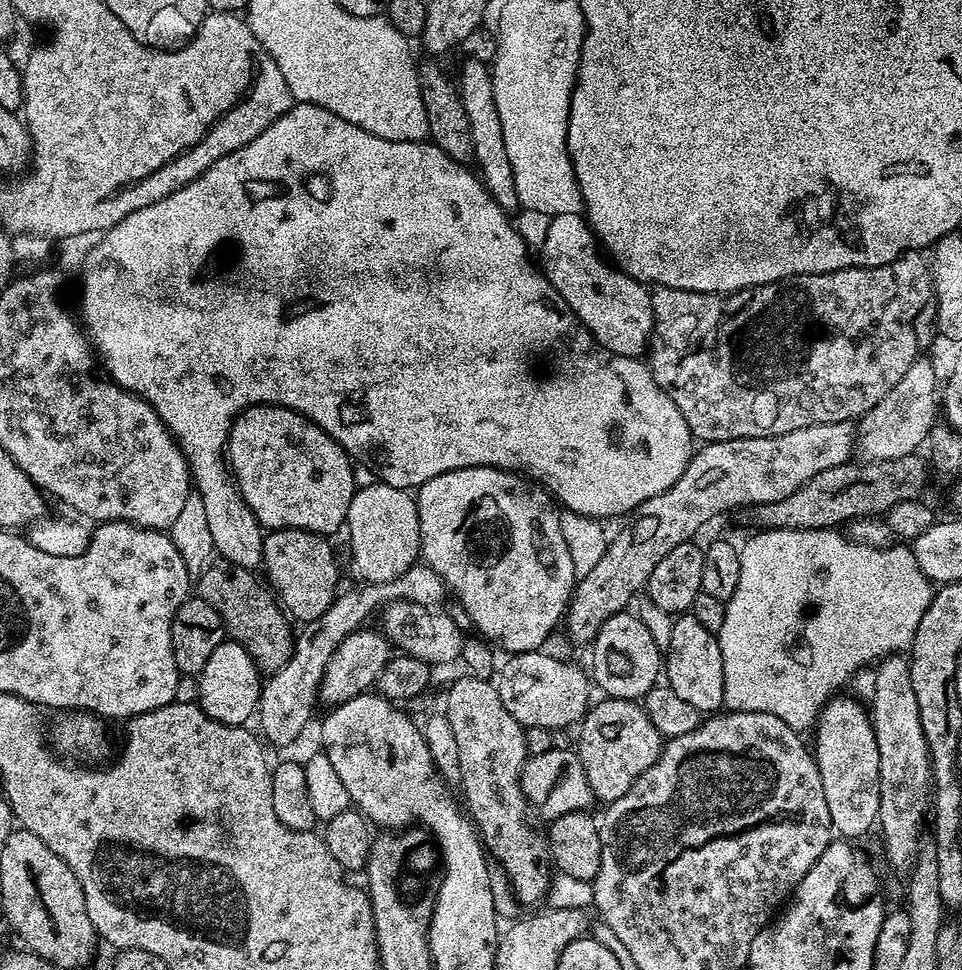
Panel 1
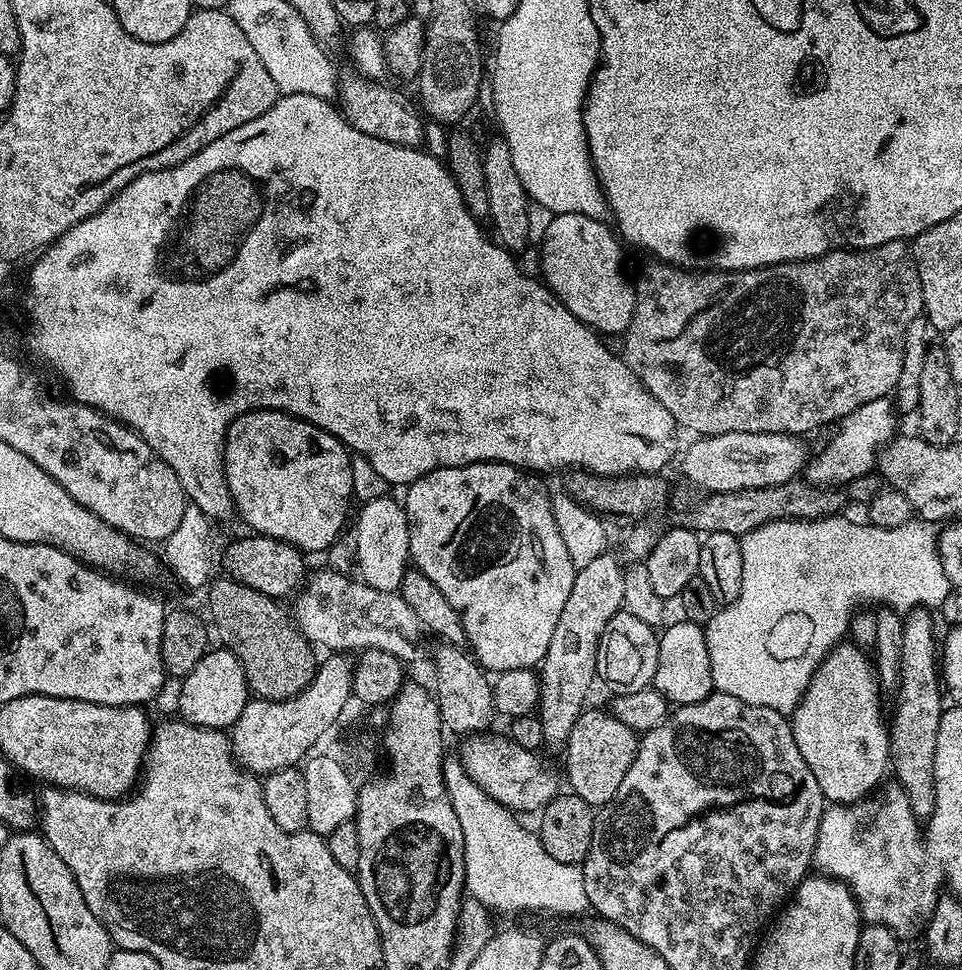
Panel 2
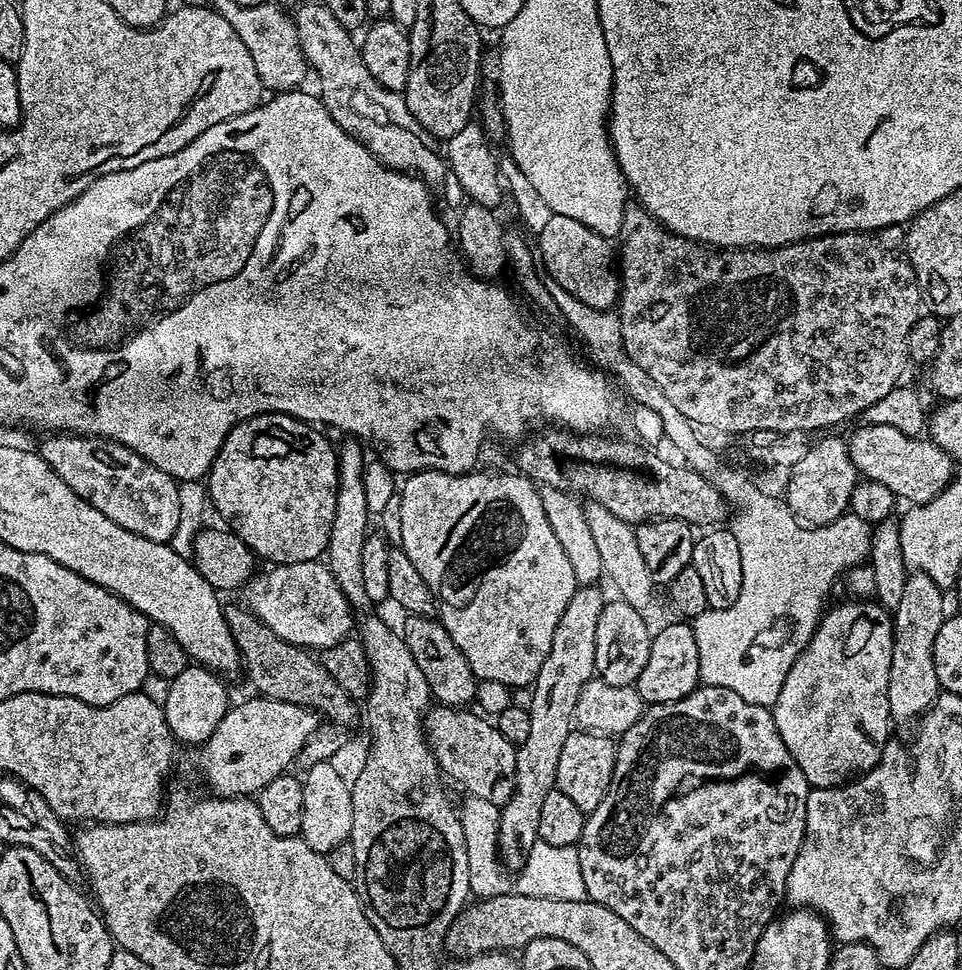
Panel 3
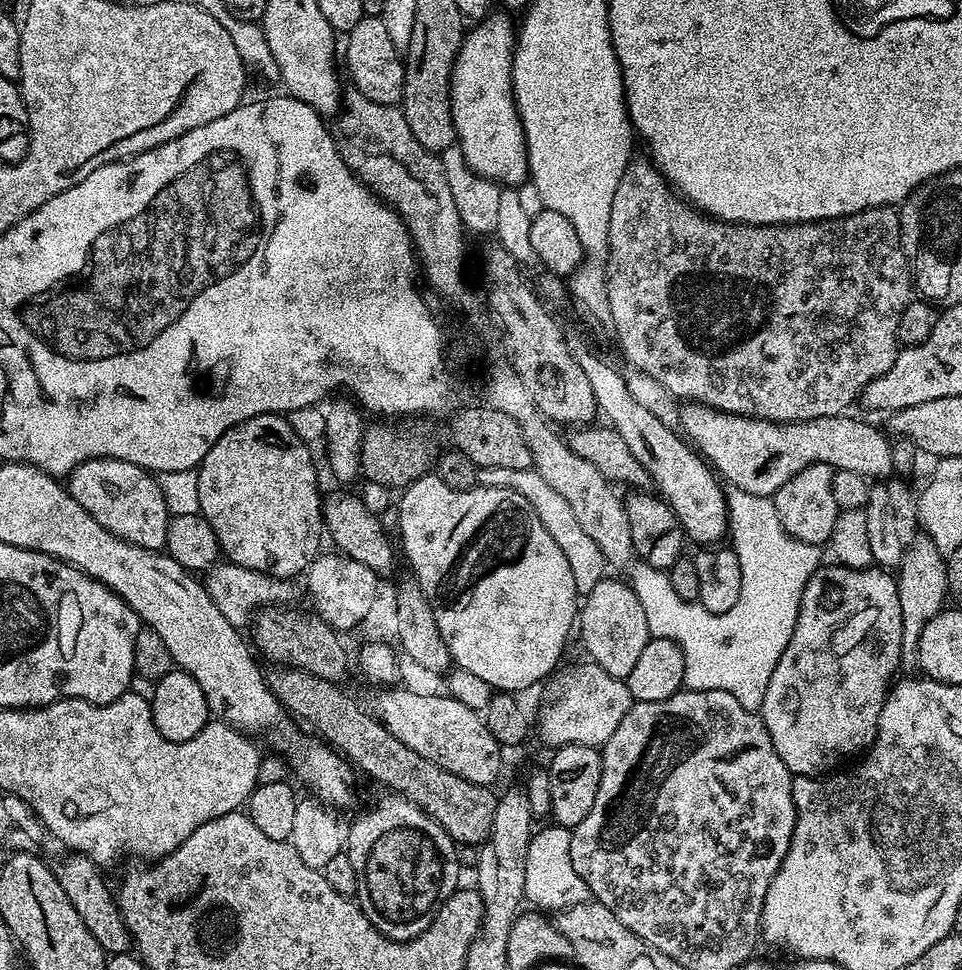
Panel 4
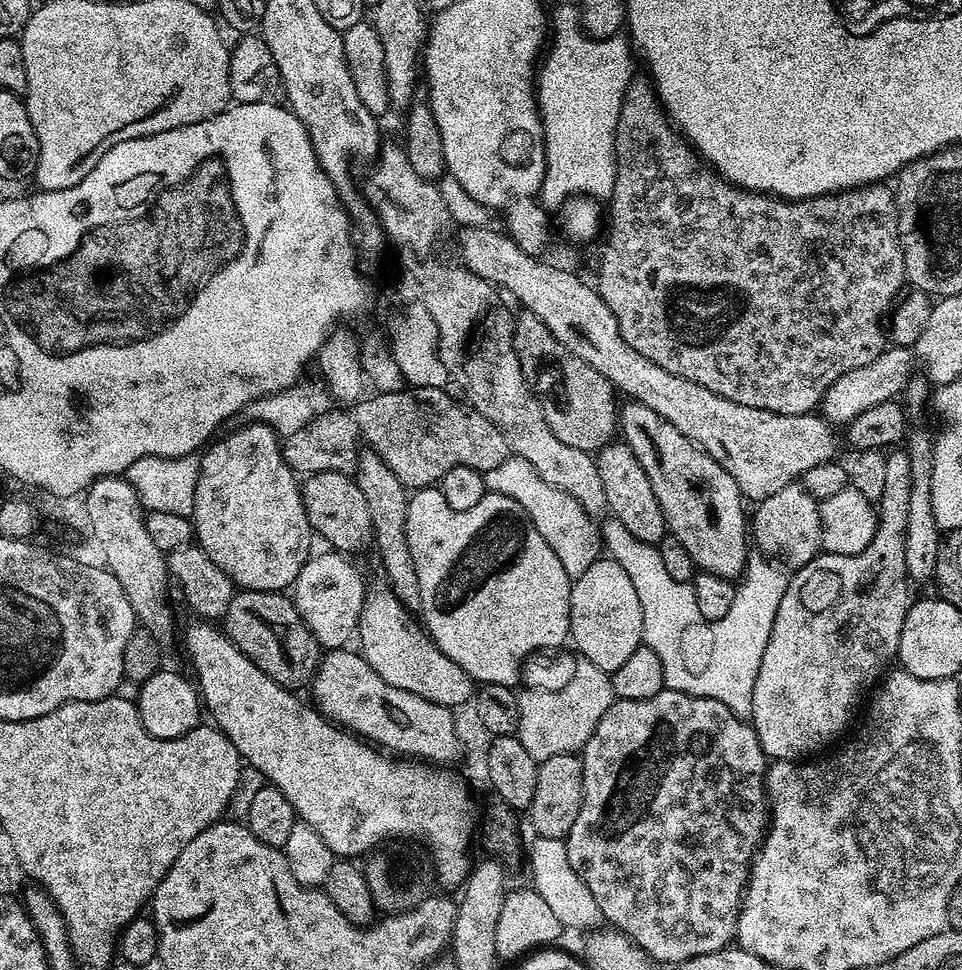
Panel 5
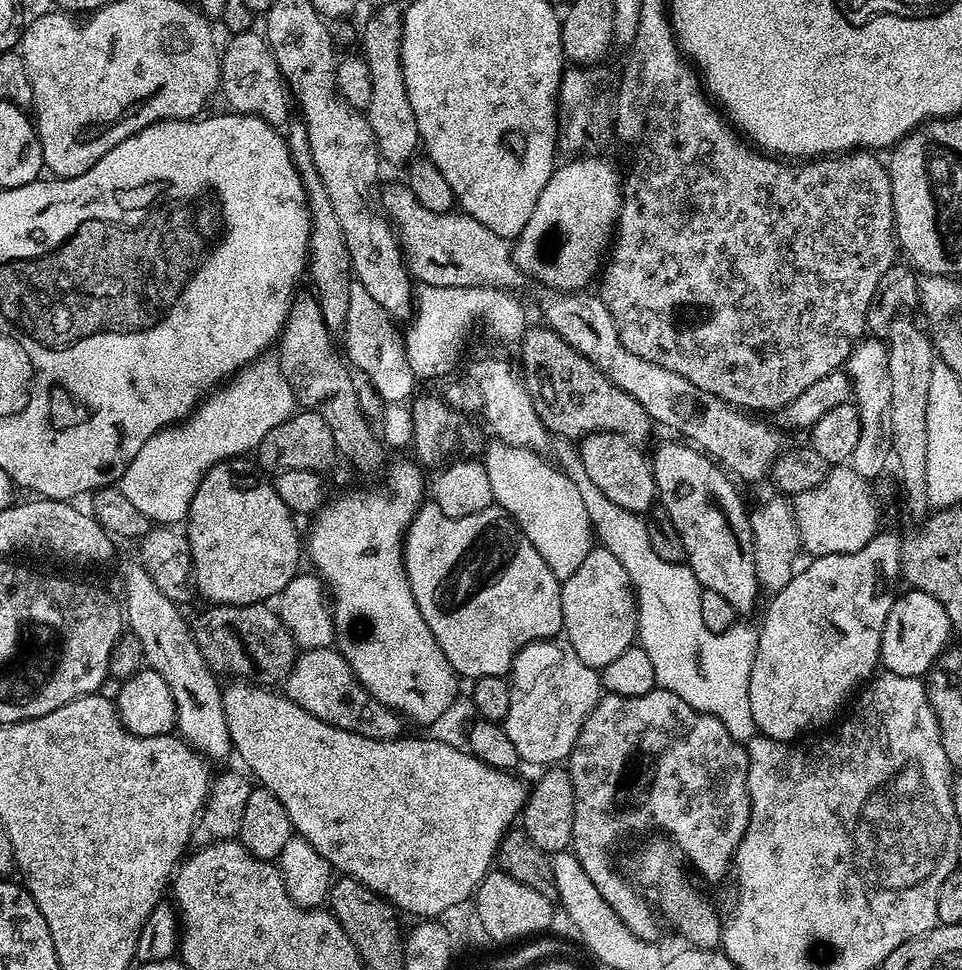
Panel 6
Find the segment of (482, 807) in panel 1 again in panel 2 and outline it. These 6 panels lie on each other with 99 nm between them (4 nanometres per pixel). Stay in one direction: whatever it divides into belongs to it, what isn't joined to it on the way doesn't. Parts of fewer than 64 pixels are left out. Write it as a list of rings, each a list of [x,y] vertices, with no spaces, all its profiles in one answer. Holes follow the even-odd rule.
[[[441,643],[436,652],[436,690],[434,697],[440,708],[443,727],[449,733],[480,734],[492,724],[492,686],[485,669],[464,648],[453,644]]]

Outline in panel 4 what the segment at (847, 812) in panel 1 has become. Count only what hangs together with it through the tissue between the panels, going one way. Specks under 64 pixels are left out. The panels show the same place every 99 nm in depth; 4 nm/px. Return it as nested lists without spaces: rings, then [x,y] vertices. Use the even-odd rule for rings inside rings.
[[[836,562],[816,569],[815,574],[806,582],[802,590],[798,616],[794,622],[793,633],[786,642],[786,648],[782,650],[782,656],[774,666],[774,672],[770,674],[770,680],[766,682],[766,692],[762,698],[762,706],[759,714],[764,719],[764,725],[770,736],[770,742],[774,744],[774,750],[778,752],[778,758],[797,776],[815,776],[827,773],[835,769],[839,760],[847,756],[863,753],[874,742],[878,714],[884,705],[884,699],[888,696],[888,689],[897,675],[896,667],[901,667],[902,661],[902,602],[898,602],[898,586],[896,577],[891,571],[871,566],[869,568],[852,569],[841,567]]]

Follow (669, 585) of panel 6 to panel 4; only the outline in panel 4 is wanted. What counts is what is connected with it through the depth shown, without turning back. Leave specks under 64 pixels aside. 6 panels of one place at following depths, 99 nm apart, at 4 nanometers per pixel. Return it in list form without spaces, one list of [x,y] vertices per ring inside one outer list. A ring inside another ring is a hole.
[[[729,487],[728,536],[742,566],[742,594],[726,614],[710,614],[698,602],[678,598],[667,571],[643,562],[631,565],[630,585],[646,612],[651,637],[666,638],[681,650],[685,689],[726,690],[742,706],[759,712],[766,682],[793,633],[802,590],[821,567],[821,549],[795,540],[782,526],[771,499]]]

